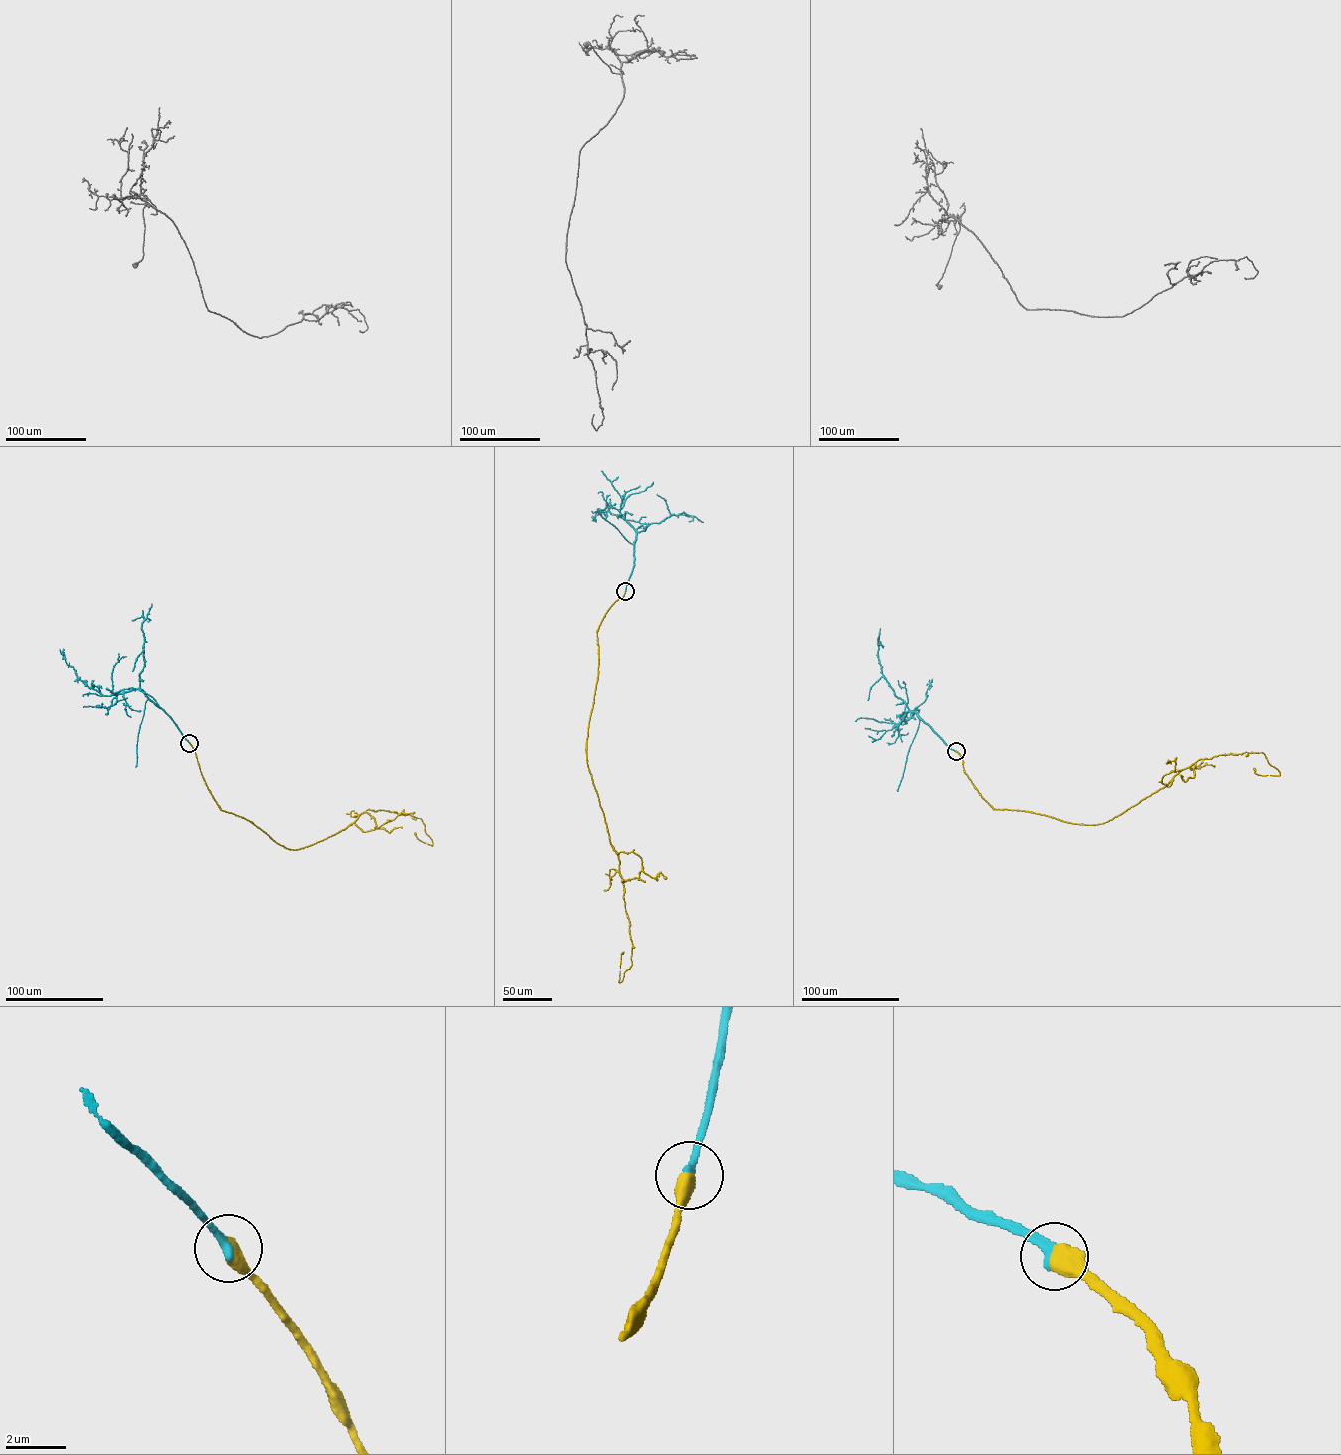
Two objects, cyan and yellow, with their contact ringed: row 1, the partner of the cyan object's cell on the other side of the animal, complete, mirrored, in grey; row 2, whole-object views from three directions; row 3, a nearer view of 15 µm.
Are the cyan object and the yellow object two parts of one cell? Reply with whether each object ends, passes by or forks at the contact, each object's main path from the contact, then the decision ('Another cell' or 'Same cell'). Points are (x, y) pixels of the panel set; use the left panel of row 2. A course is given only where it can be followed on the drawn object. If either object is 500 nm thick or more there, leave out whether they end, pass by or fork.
Course of cyan: (189, 743), (170, 717), (143, 691), (134, 689), (104, 695), (77, 678), (59, 649). Course of yellow: (189, 743), (221, 809), (252, 822), (286, 848), (322, 841), (369, 809), (421, 819), (432, 845), (414, 832). Same cell

